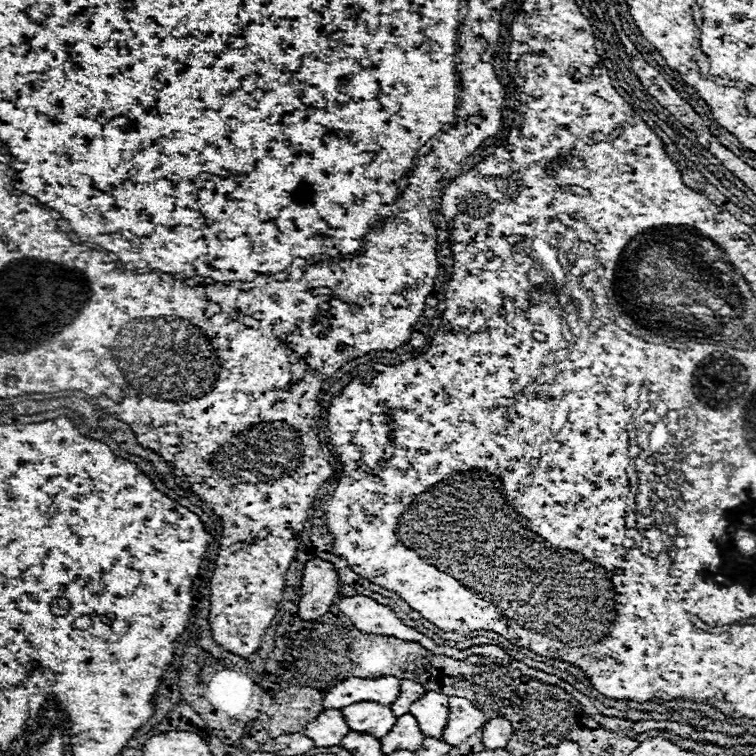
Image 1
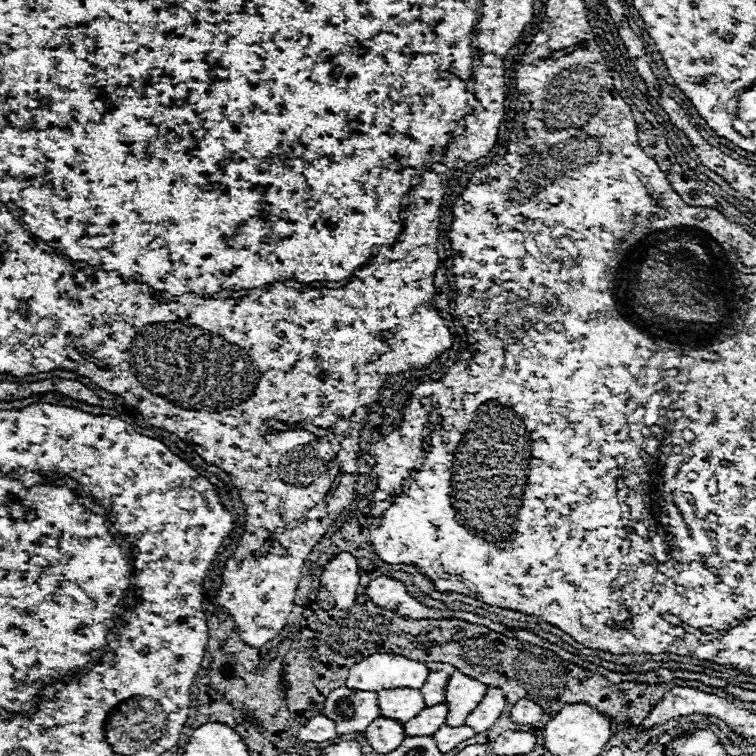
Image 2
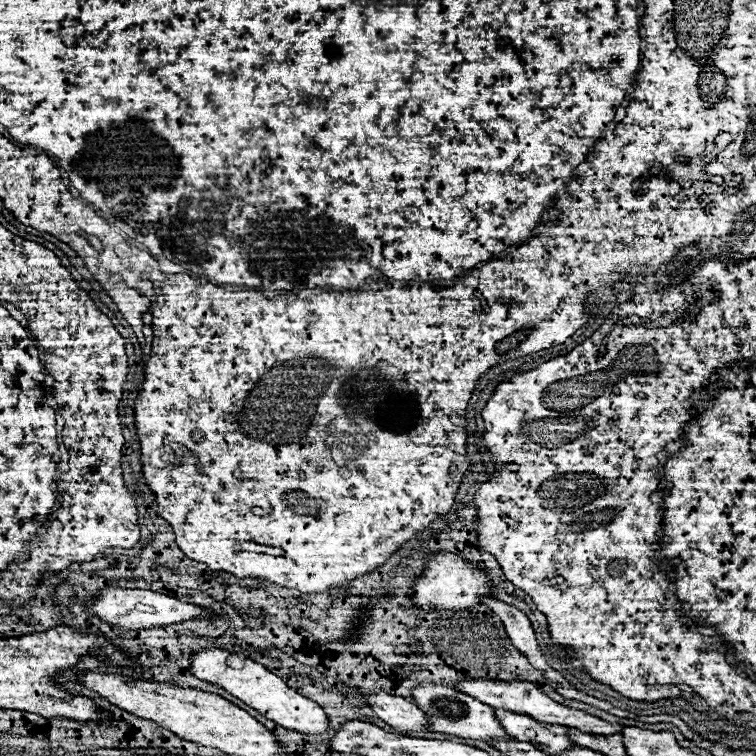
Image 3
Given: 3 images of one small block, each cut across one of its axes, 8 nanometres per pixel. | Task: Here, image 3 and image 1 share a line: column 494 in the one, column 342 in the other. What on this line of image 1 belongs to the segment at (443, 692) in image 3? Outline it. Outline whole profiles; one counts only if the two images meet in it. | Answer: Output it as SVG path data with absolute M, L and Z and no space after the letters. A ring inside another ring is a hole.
M322 710L304 730L308 738L314 740L314 746L338 746L350 728L344 722L342 710Z

